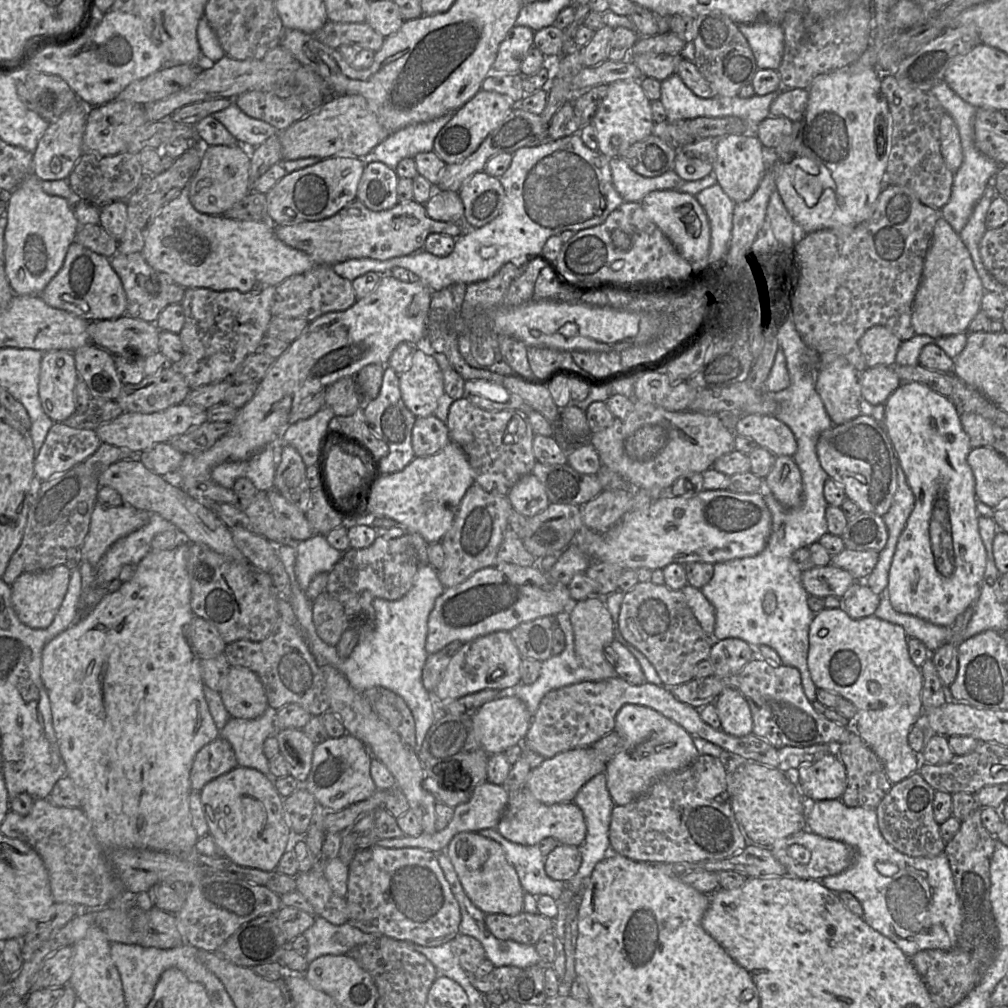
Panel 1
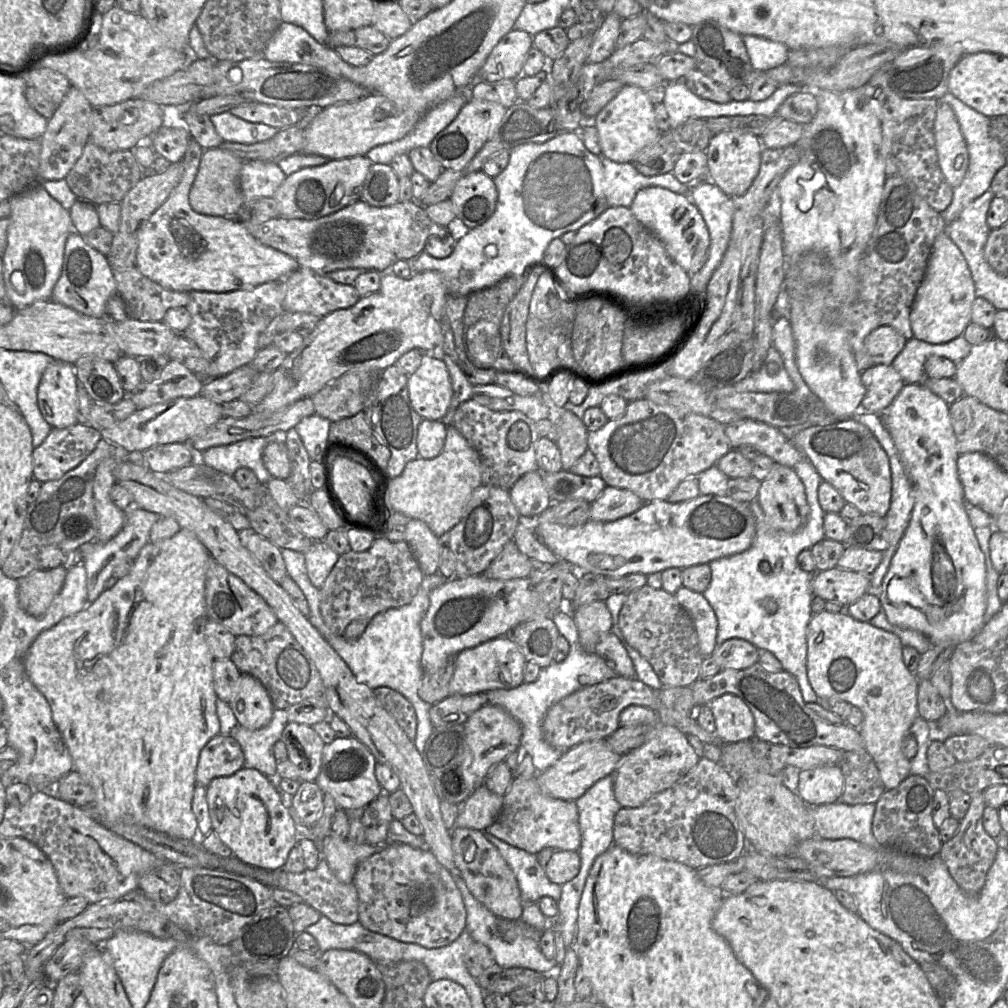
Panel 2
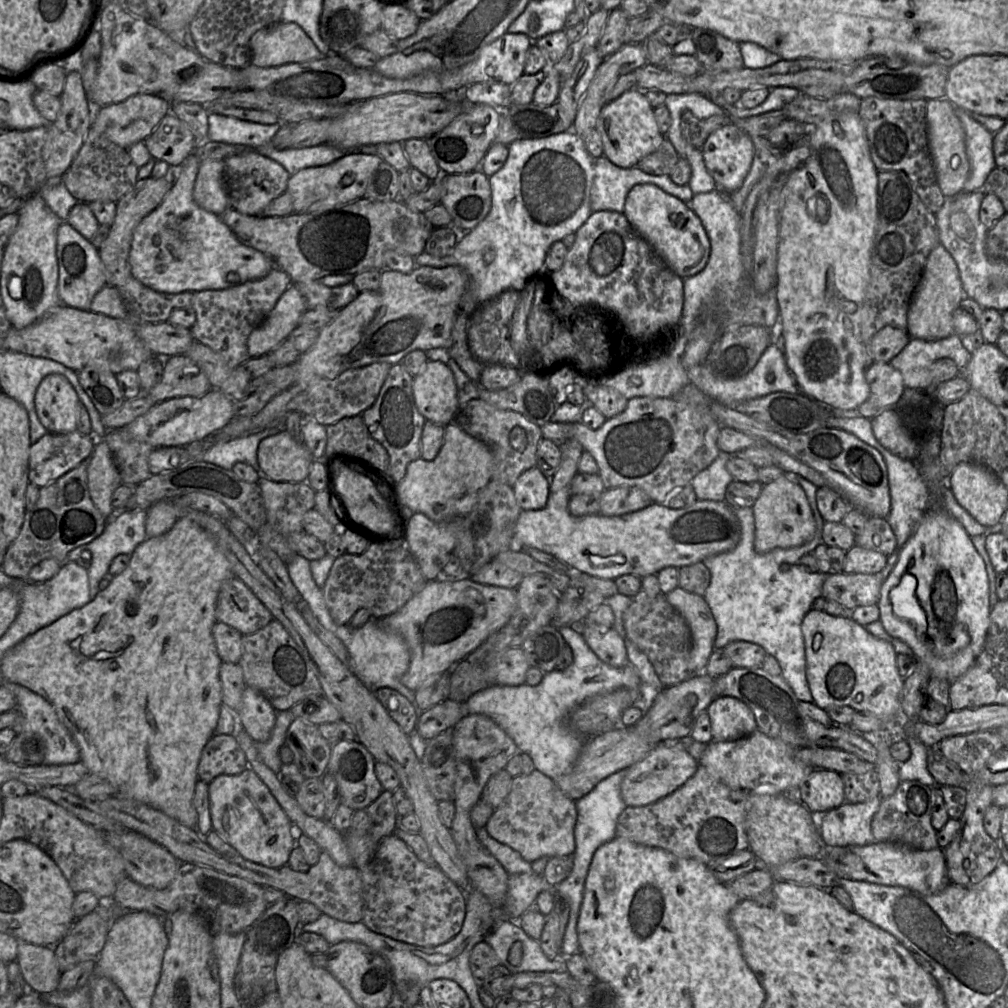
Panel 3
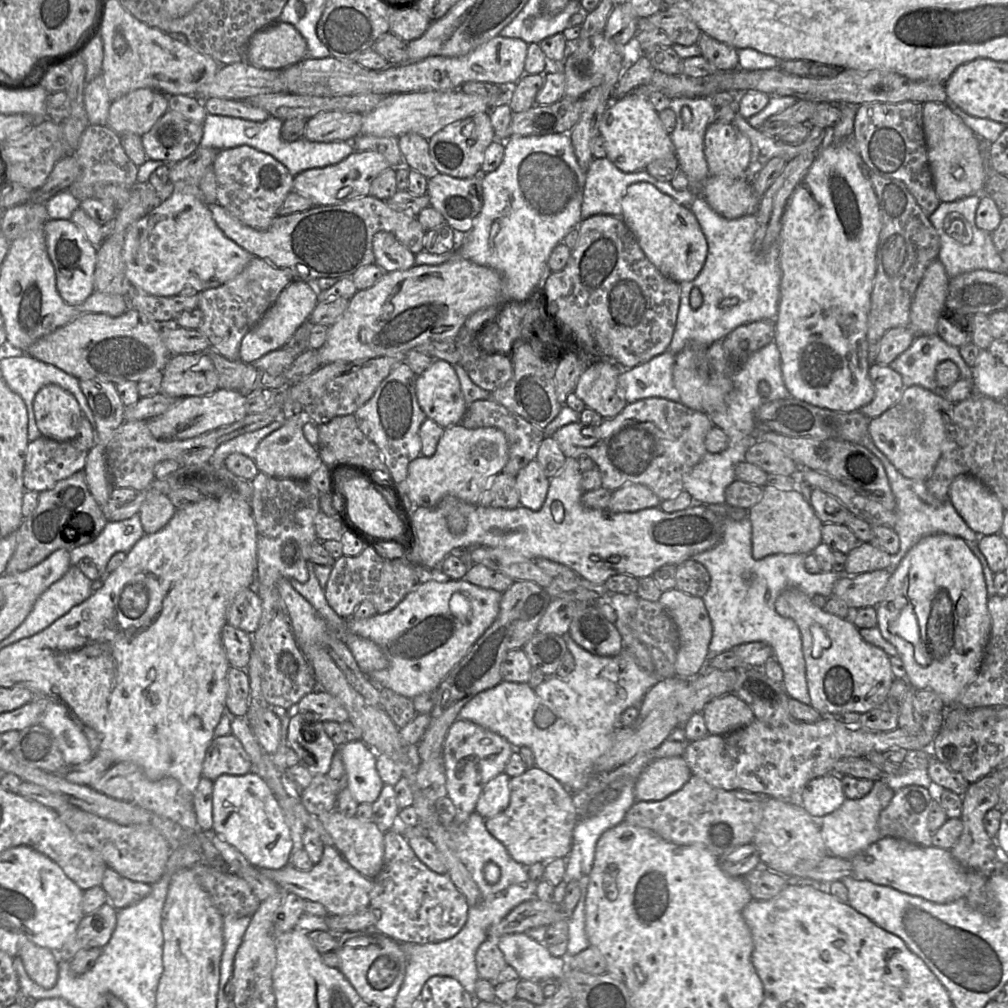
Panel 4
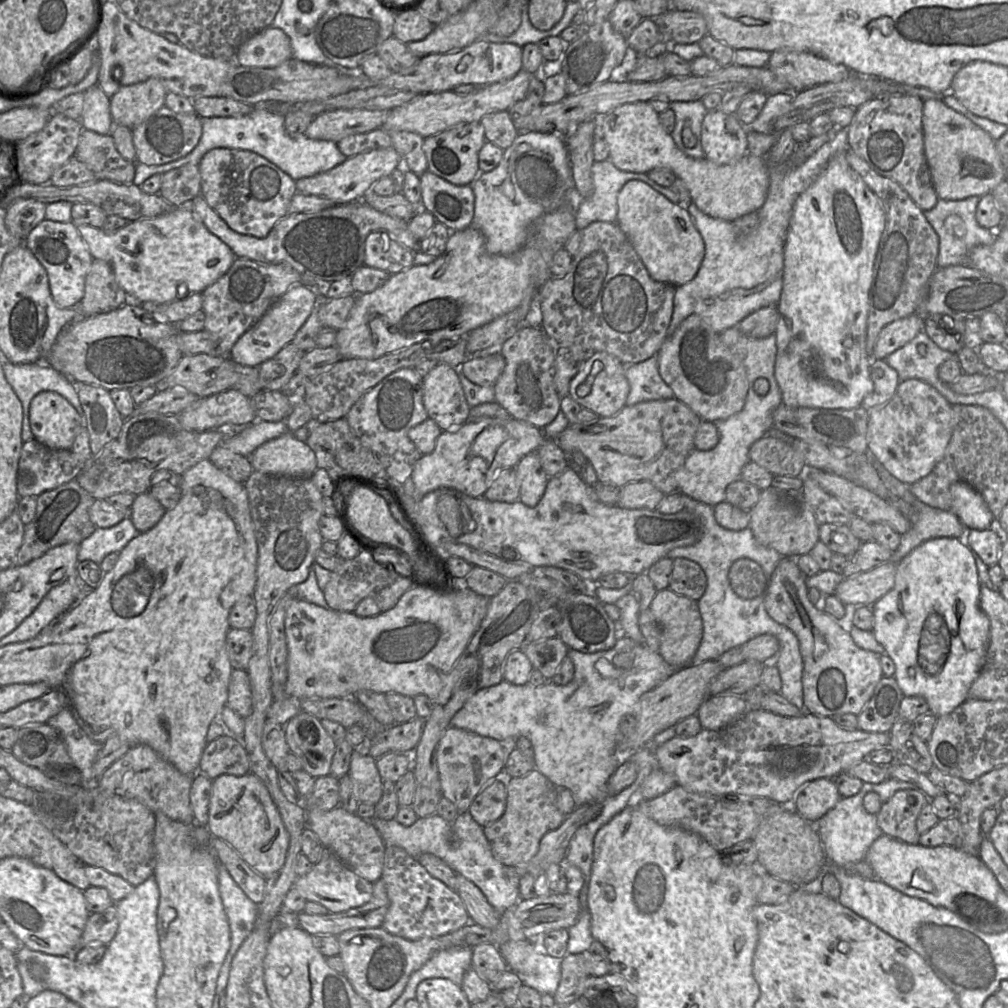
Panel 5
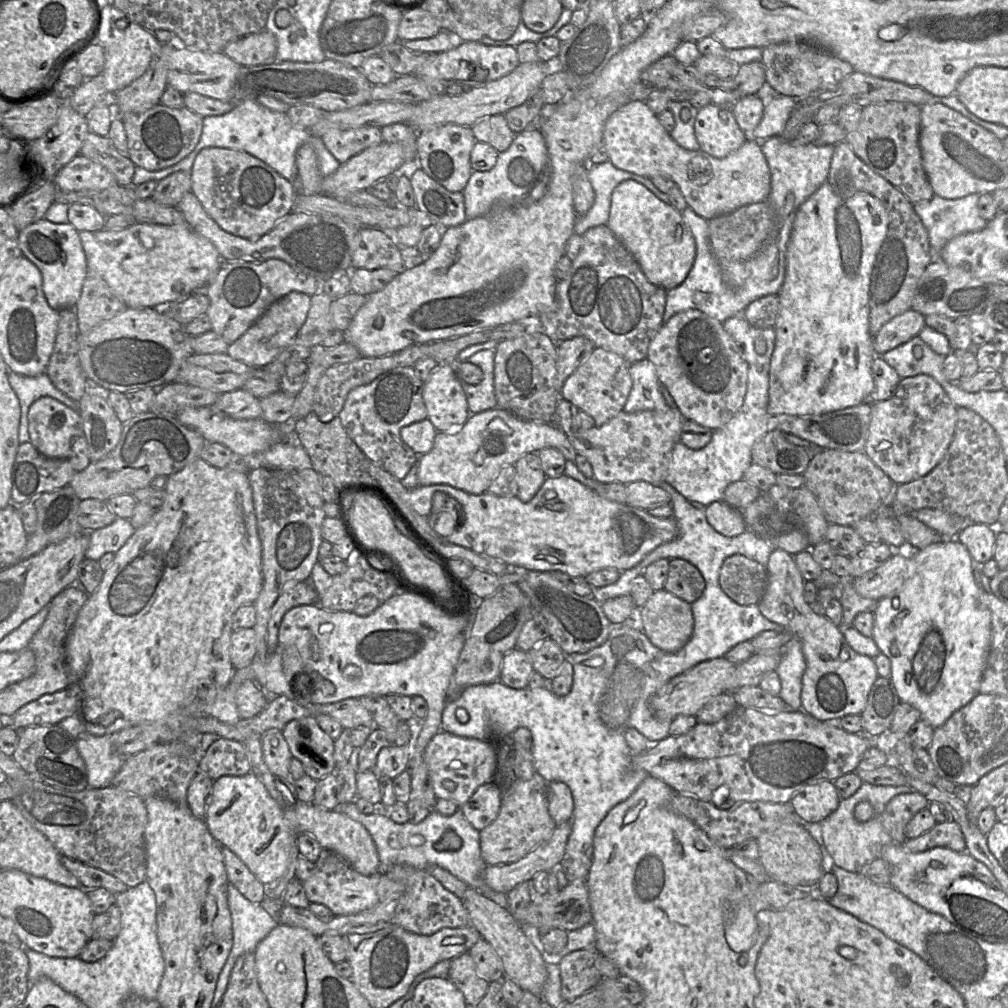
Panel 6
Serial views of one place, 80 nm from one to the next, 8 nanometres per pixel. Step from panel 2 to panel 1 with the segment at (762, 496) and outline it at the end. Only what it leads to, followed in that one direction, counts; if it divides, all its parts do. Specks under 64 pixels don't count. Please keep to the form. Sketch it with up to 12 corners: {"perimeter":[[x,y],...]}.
{"perimeter":[[776,456],[763,487],[785,508],[803,502],[793,457]]}

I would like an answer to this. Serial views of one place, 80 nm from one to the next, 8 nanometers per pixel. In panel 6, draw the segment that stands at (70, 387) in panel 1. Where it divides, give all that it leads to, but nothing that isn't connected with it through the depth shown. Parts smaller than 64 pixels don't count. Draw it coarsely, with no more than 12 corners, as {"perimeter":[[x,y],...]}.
{"perimeter":[[42,396],[28,411],[30,443],[69,458],[79,412]]}

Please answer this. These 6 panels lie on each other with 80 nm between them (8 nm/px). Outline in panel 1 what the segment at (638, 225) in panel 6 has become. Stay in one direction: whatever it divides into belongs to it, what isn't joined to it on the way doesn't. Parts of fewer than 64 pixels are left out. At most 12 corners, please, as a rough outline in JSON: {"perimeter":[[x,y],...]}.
{"perimeter":[[648,193],[648,218],[688,262],[706,260],[710,224],[695,196]]}

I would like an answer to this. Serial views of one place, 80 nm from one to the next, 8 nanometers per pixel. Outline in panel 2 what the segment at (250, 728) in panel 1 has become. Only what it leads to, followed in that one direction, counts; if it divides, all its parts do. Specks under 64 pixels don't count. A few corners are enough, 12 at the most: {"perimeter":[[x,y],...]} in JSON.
{"perimeter":[[273,710],[268,725],[232,732],[245,766],[277,779],[274,744],[288,723]]}

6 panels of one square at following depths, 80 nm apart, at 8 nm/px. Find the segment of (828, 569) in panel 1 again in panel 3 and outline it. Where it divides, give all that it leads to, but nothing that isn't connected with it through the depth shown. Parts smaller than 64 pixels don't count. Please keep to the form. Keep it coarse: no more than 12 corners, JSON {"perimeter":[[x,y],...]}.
{"perimeter":[[829,572],[822,597],[852,611],[876,604],[879,573]]}

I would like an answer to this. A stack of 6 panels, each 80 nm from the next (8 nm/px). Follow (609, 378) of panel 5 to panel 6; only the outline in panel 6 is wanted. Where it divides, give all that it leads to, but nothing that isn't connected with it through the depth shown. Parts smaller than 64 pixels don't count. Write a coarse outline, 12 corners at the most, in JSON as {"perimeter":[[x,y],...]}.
{"perimeter":[[595,347],[560,397],[601,426],[624,409],[630,363]]}

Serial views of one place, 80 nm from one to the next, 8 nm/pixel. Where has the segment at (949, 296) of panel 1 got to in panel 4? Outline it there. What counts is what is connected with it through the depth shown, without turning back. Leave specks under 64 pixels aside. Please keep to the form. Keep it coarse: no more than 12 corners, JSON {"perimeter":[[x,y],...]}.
{"perimeter":[[939,259],[914,295],[909,326],[937,334],[950,277]]}

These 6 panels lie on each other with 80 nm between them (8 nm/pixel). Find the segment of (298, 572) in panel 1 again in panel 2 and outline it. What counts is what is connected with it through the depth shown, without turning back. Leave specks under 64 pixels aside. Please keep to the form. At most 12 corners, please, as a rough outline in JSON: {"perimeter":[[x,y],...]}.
{"perimeter":[[324,540],[304,553],[308,577],[320,589],[339,555]]}

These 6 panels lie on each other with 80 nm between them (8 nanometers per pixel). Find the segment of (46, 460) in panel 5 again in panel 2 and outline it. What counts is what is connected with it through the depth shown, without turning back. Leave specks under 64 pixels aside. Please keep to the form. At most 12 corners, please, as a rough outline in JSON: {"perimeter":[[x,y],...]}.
{"perimeter":[[81,423],[52,428],[33,449],[33,478],[61,478],[101,439]]}

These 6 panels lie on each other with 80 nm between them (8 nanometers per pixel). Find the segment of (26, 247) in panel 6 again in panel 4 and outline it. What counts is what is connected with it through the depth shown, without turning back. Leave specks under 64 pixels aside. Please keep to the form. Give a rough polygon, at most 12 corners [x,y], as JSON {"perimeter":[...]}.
{"perimeter":[[70,219],[43,225],[69,305],[94,290],[97,248]]}

